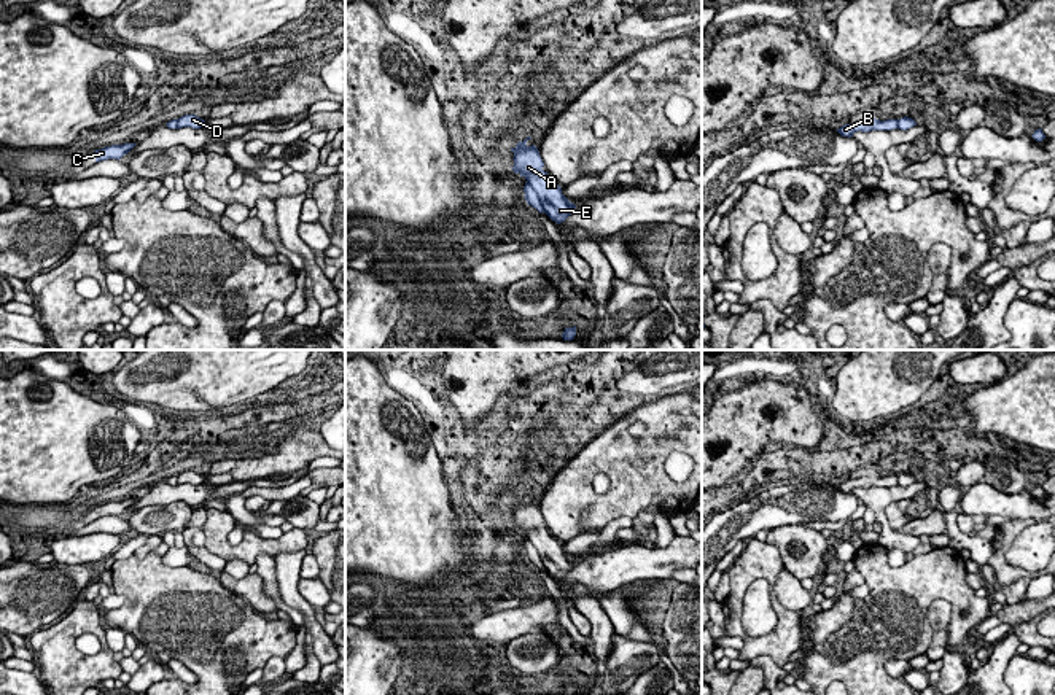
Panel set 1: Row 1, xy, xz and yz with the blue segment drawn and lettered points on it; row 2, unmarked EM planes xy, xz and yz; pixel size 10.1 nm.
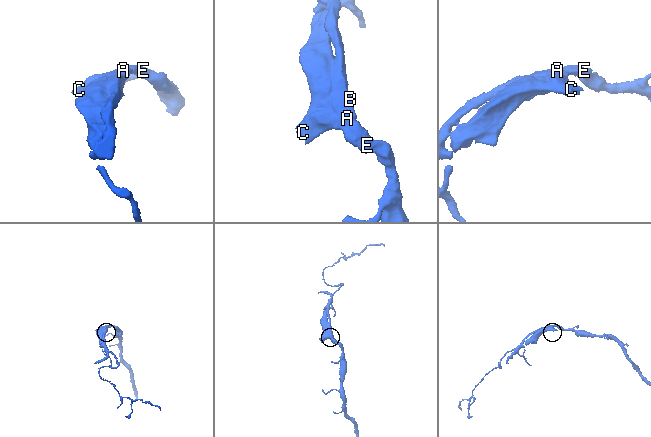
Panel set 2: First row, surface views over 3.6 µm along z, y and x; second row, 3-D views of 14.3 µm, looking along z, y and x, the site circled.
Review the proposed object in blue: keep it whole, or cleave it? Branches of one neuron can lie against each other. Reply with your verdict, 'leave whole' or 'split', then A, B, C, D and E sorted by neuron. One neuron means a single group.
split; groups A B D E / C

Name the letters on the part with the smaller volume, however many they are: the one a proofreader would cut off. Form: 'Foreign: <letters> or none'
Foreign: C

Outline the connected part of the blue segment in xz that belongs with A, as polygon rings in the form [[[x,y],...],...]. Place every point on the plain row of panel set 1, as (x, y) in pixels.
[[[527,493],[524,498],[519,498],[511,504],[514,509],[514,523],[538,549],[544,569],[560,580],[574,568],[576,561],[562,550],[562,544],[543,526],[544,518],[538,504],[535,501],[527,501],[530,495],[531,493]]]

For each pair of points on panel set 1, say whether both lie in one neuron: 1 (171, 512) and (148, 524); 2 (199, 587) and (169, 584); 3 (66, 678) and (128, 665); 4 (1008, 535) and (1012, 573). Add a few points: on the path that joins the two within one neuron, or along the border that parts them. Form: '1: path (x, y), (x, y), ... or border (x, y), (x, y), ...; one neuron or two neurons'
1: path (166, 517), (153, 519); one neuron
2: path (191, 587), (177, 587); one neuron
3: border (118, 663), (123, 670); two neurons
4: path (1000, 544), (1000, 562), (1003, 565); one neuron

